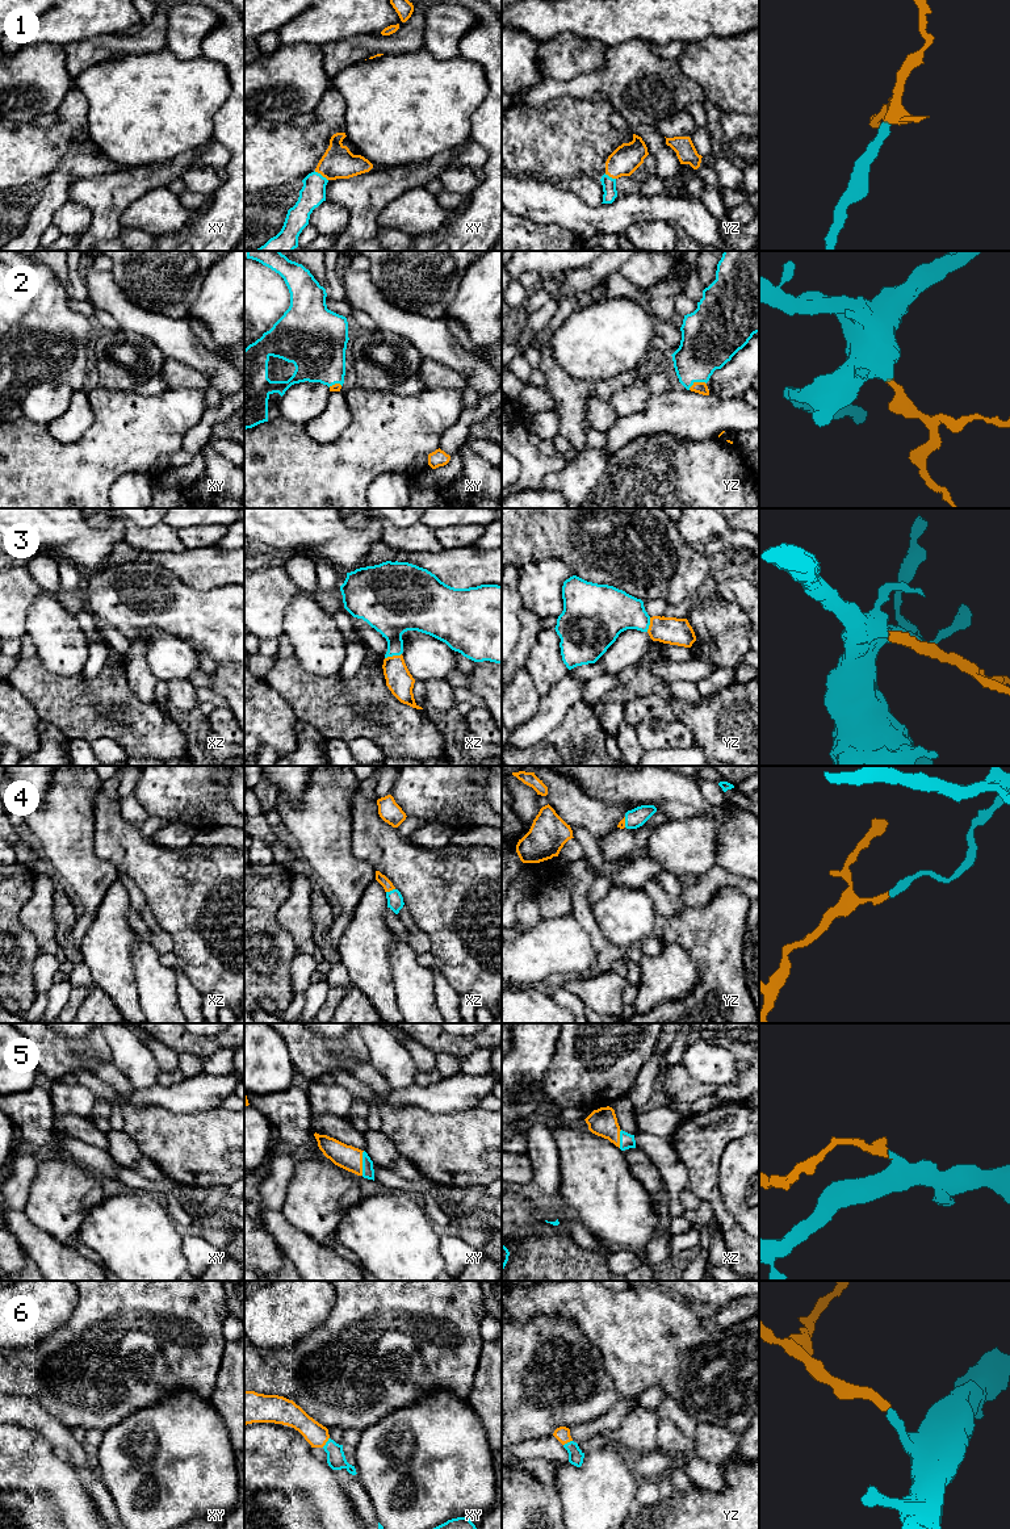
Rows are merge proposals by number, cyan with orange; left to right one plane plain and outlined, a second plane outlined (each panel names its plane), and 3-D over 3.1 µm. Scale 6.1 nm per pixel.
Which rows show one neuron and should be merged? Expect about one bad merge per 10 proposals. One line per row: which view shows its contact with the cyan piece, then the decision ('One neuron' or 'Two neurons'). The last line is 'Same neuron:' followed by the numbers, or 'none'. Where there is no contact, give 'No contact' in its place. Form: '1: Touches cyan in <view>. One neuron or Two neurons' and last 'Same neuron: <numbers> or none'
1: Touches cyan in xy. One neuron
2: Touches cyan in yz. One neuron
3: Touches cyan in xz. One neuron
4: Touches cyan in xz. One neuron
5: Touches cyan in xy. One neuron
6: Touches cyan in xy. One neuron
Same neuron: 1, 2, 3, 4, 5, 6

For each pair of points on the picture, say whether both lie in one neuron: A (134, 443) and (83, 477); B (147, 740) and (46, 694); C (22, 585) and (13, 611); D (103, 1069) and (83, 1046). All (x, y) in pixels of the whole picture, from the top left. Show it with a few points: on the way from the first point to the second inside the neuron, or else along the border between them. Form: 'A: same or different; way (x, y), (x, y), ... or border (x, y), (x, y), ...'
A: same; way (121, 443), (117, 443), (96, 464)
B: same; way (122, 729), (97, 719), (88, 709), (71, 704)
C: same; way (16, 591), (13, 594), (13, 604)
D: different; border (79, 1055), (110, 1063)

